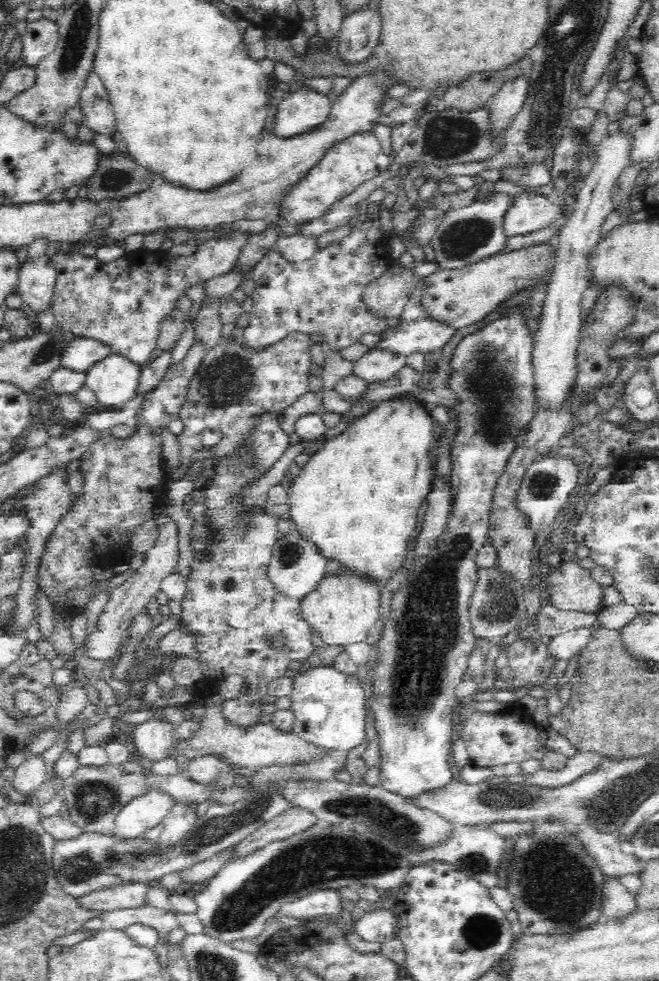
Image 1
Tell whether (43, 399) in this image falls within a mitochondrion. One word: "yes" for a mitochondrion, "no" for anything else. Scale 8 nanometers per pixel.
no

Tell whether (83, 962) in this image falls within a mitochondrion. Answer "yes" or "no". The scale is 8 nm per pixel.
no

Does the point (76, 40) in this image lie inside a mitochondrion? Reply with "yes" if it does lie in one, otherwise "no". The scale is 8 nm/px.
yes

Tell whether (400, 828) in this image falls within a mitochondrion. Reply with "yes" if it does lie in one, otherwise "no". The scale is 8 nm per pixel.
yes

